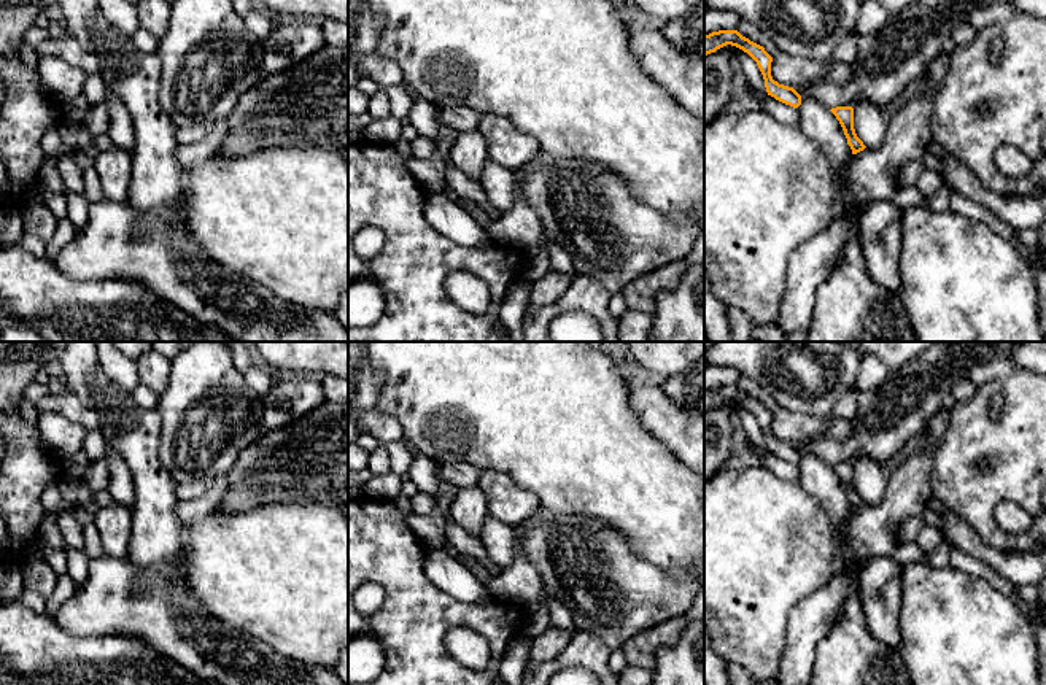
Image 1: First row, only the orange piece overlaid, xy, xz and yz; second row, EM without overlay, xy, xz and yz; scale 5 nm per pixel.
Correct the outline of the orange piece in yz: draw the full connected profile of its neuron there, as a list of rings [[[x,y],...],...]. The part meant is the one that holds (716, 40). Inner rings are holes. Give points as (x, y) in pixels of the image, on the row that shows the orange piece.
[[[719,30],[709,35],[704,33],[704,56],[715,52],[717,49],[726,45],[742,49],[757,62],[763,75],[768,95],[793,108],[798,108],[801,105],[801,95],[793,87],[779,84],[777,81],[773,79],[771,76],[773,57],[765,51],[763,46],[742,37],[738,30]]]

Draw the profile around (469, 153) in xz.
[[[478,130],[461,132],[450,149],[450,157],[456,168],[480,183],[488,161],[488,145]]]

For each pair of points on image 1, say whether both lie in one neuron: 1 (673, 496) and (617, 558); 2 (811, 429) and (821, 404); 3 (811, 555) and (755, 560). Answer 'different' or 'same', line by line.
1: different
2: different
3: same

